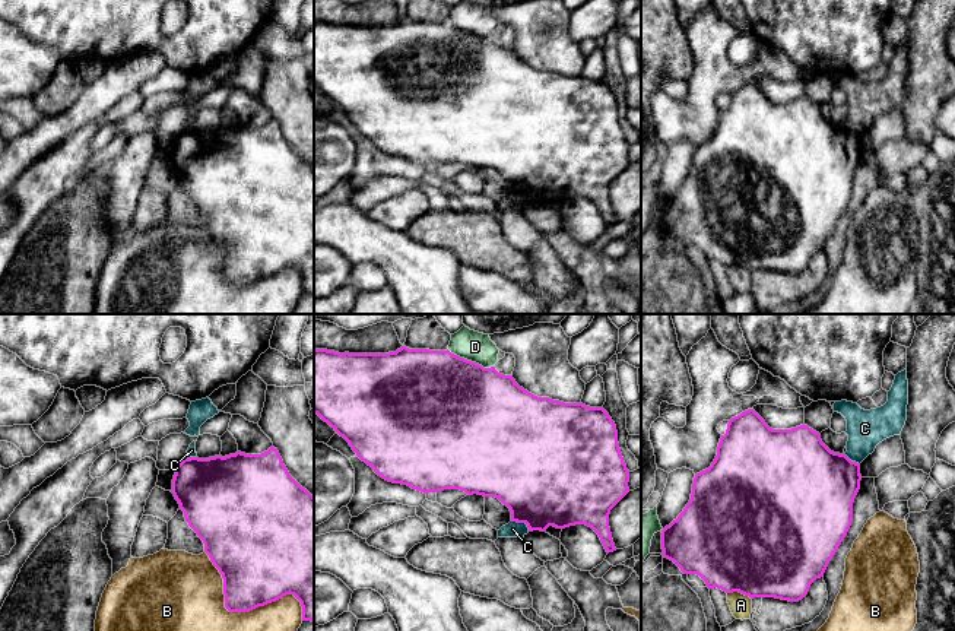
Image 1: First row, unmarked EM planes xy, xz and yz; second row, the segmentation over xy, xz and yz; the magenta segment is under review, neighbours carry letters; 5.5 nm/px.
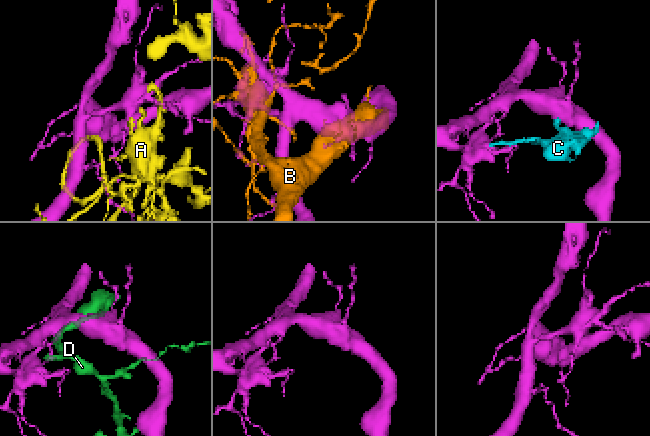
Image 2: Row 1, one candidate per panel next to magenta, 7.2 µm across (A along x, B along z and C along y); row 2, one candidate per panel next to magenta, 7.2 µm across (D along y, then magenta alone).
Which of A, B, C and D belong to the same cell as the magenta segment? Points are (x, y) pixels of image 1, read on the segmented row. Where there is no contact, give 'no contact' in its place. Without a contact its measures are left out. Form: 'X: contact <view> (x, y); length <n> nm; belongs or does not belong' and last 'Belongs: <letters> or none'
A: contact yz (739, 592); length 140 nm; does not belong
B: contact xy (244, 611); length 650 nm; does not belong
C: contact xz (522, 522); length 120 nm; does not belong
D: contact xz (470, 361); length 280 nm; does not belong
Belongs: none

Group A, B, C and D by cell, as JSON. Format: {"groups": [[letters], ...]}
{"groups": [["A"], ["B"], ["C"], ["D"]]}

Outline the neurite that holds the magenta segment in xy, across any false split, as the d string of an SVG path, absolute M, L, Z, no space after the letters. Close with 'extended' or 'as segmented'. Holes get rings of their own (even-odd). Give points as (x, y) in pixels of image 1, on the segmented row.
M272 445L261 454L237 451L225 457L184 459L175 467L171 492L222 574L229 612L250 612L294 594L301 602L302 621L314 622L314 497L289 475L277 448Z | as segmented

